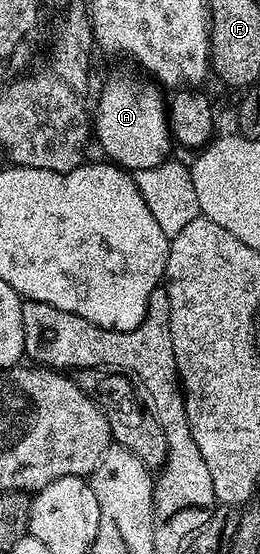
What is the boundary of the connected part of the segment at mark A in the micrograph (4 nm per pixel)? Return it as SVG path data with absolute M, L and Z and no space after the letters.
M118 75L107 79L102 91L96 96L96 103L92 111L92 135L102 146L102 151L109 162L131 172L138 170L153 169L168 159L171 154L172 136L169 121L167 119L167 100L162 95L153 82L137 83L134 79L129 79L126 75Z

